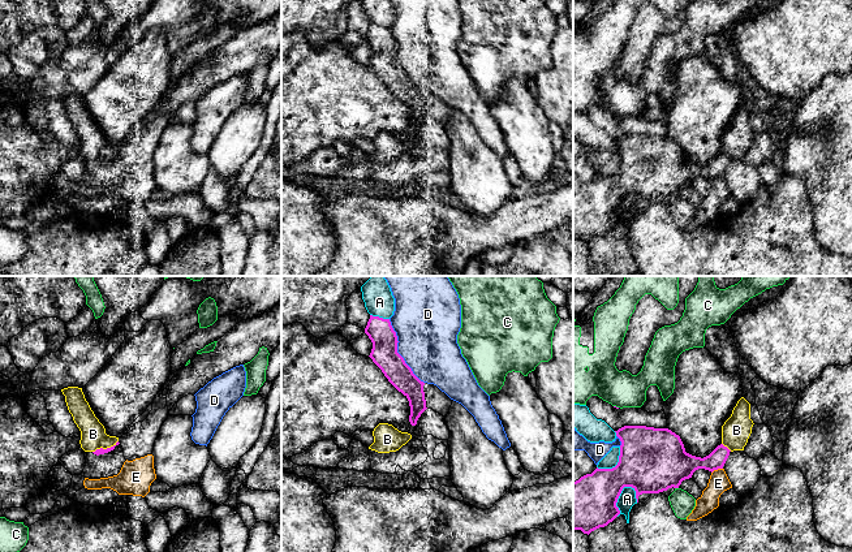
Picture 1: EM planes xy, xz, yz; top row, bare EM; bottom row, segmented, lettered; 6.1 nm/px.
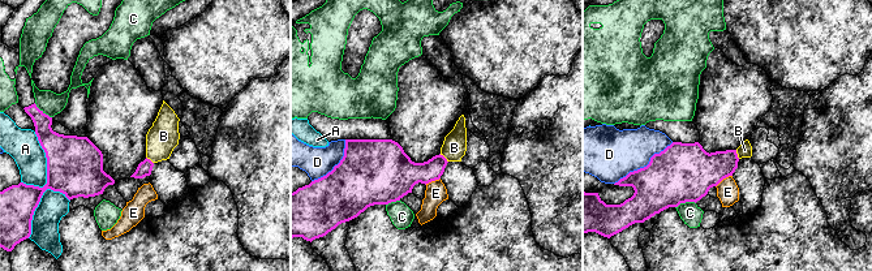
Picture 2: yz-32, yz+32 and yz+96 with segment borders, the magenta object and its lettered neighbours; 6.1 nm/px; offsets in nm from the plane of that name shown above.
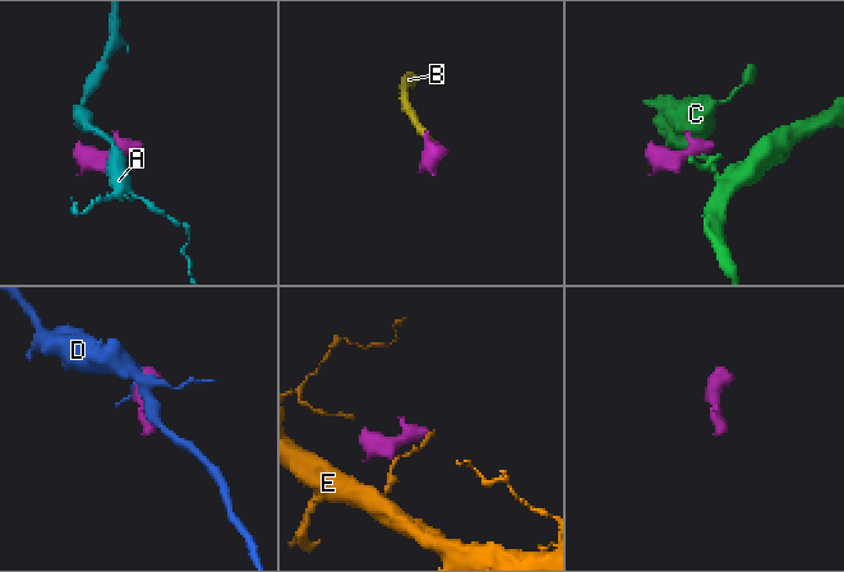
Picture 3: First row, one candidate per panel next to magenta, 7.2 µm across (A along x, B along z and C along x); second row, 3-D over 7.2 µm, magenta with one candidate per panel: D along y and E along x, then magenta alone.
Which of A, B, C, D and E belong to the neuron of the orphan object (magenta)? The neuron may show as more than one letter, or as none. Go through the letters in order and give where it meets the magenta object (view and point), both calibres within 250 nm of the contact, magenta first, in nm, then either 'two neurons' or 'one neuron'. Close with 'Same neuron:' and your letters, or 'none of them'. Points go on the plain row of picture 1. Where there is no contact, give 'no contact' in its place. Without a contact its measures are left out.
A: contact yz (618, 206); calibres 320 and 110 nm; two neurons
B: contact xy (104, 158); calibres 40 and 160 nm; one neuron
C: contact yz (676, 195); calibres 400 and 140 nm; two neurons
D: contact xz (396, 60); calibres 160 and 400 nm; two neurons
E: contact yz (717, 177); calibres 200 and 120 nm; two neurons
Same neuron: B

